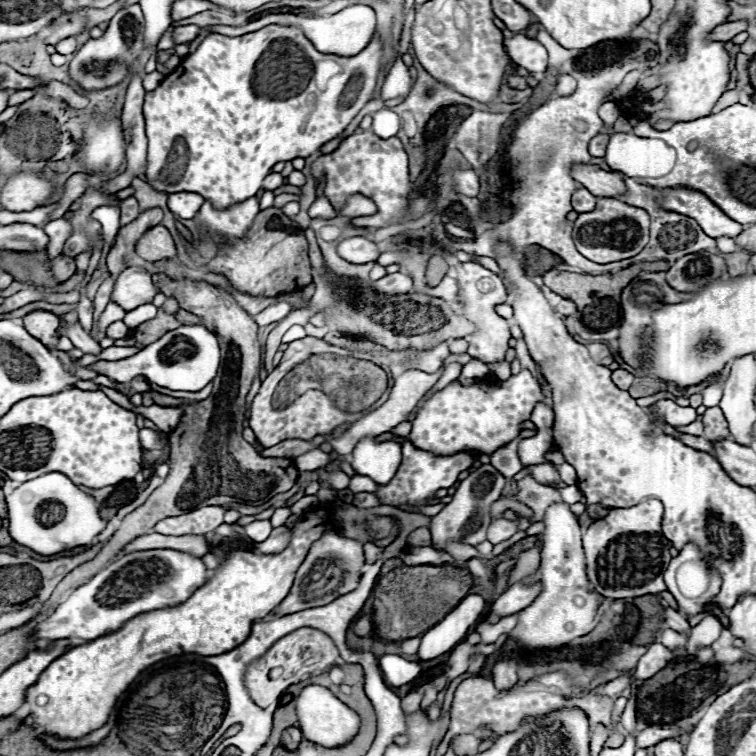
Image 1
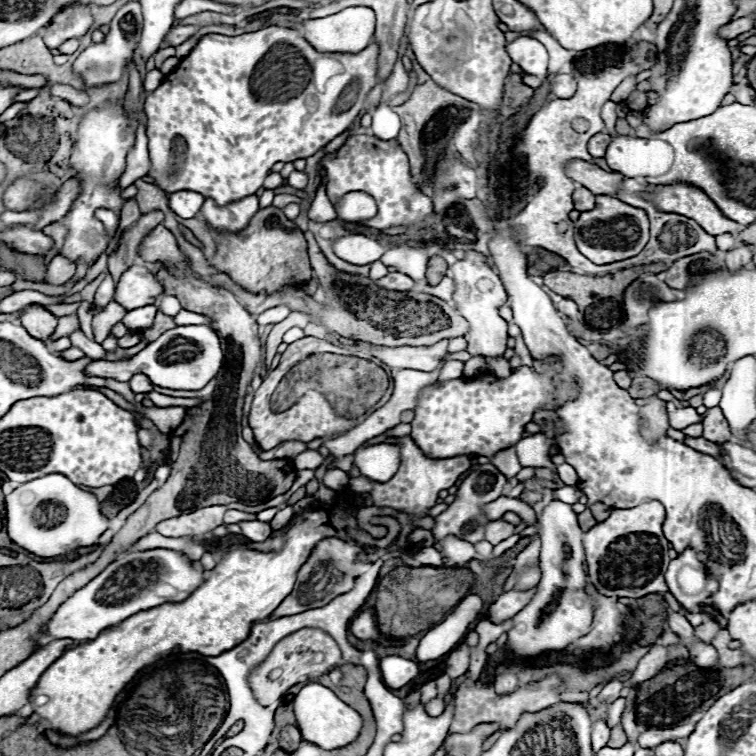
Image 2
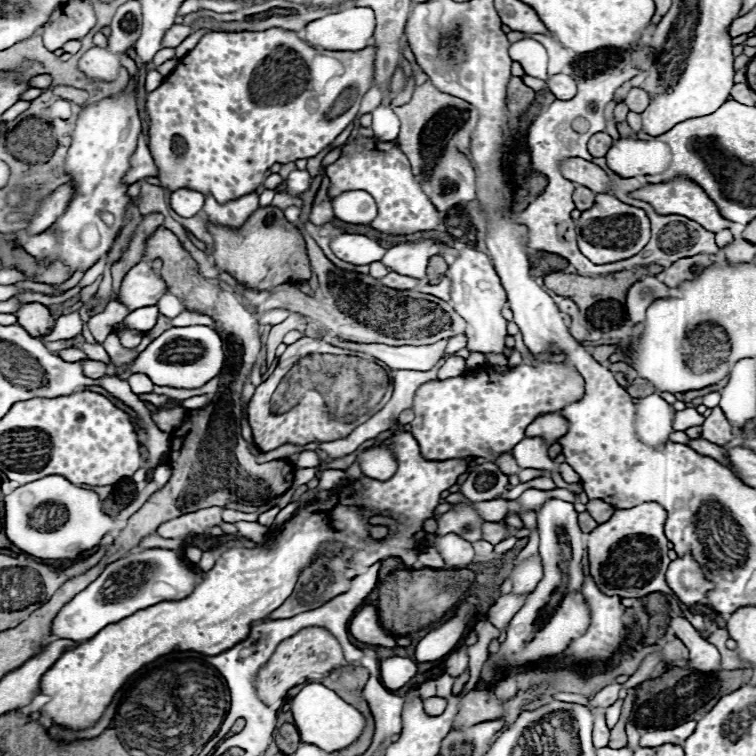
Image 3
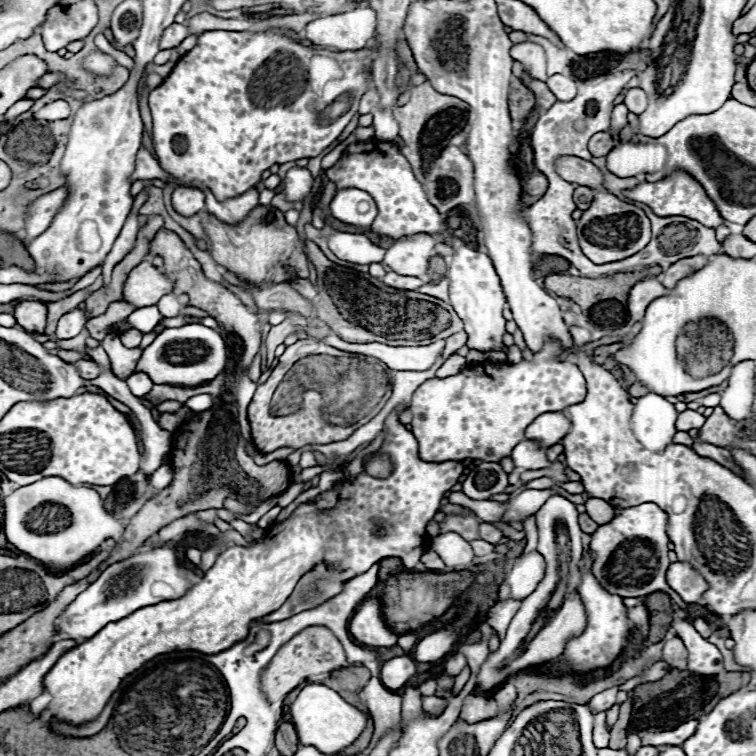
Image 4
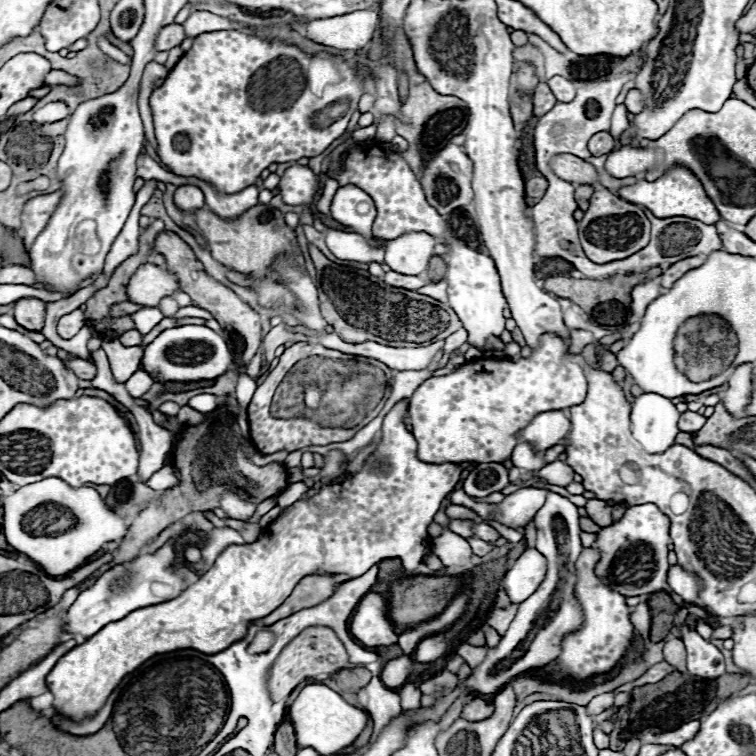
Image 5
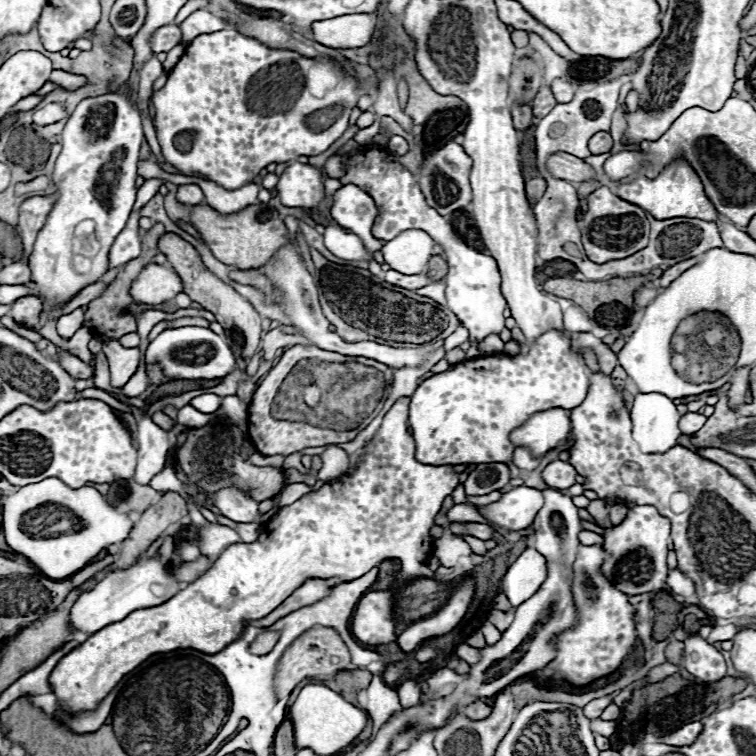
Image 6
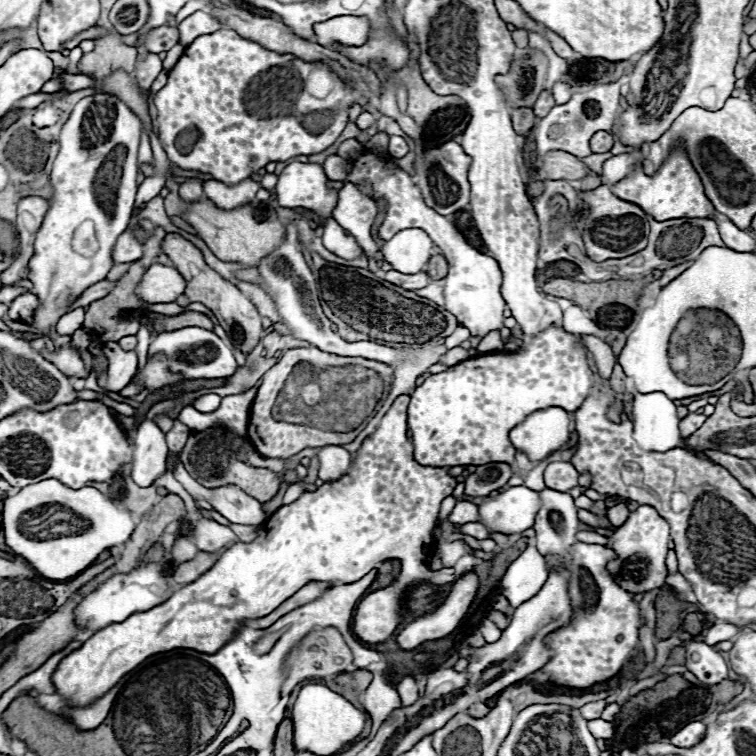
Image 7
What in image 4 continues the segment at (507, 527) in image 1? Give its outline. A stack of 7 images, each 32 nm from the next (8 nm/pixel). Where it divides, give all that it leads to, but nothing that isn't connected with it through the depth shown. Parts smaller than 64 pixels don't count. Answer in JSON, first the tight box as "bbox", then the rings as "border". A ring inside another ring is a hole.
{"bbox":[480,522,502,544],"border":[[[482,522],[480,524],[480,538],[486,540],[486,542],[490,542],[490,544],[498,544],[502,540],[502,530],[496,528],[490,522]]]}

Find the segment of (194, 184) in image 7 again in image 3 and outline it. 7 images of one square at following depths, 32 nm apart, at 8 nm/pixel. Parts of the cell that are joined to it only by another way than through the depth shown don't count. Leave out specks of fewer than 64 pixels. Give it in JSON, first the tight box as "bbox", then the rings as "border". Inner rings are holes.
{"bbox":[170,188,204,218],"border":[[[186,188],[176,190],[170,196],[170,206],[172,206],[172,210],[178,216],[192,218],[192,216],[196,216],[202,210],[202,206],[204,206],[204,194],[196,192],[196,190],[186,190]]]}

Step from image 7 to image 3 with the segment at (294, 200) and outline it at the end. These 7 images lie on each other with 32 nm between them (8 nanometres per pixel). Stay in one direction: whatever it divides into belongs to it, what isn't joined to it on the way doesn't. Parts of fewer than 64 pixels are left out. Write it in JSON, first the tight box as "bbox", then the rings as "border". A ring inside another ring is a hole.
{"bbox":[286,170,310,196],"border":[[[292,170],[286,178],[286,188],[290,196],[300,196],[310,186],[310,174],[306,170]]]}

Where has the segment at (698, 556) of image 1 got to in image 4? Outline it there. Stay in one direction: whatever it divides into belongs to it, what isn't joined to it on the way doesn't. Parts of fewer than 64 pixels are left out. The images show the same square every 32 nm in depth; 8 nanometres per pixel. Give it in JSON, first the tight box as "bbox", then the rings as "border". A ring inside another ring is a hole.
{"bbox":[666,562,708,604],"border":[[[672,562],[666,572],[668,586],[686,602],[686,604],[696,604],[702,594],[708,590],[708,582],[692,568],[688,562]]]}

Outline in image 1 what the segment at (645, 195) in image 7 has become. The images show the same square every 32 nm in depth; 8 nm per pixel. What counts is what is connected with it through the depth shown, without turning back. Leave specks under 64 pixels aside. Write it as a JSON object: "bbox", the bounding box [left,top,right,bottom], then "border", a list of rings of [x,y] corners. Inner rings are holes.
{"bbox":[662,188,747,238],"border":[[[666,188],[662,192],[664,192],[662,206],[666,210],[694,218],[702,226],[702,230],[712,238],[722,238],[722,236],[736,238],[747,228],[746,225],[724,216],[724,212],[720,212],[720,208],[716,208],[712,200],[708,200],[702,192],[688,188]]]}

